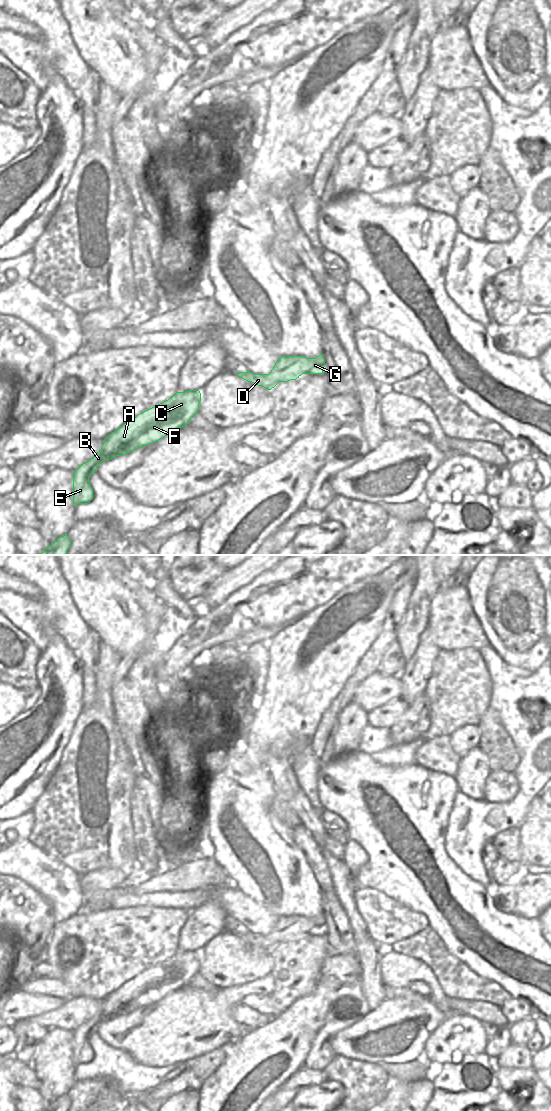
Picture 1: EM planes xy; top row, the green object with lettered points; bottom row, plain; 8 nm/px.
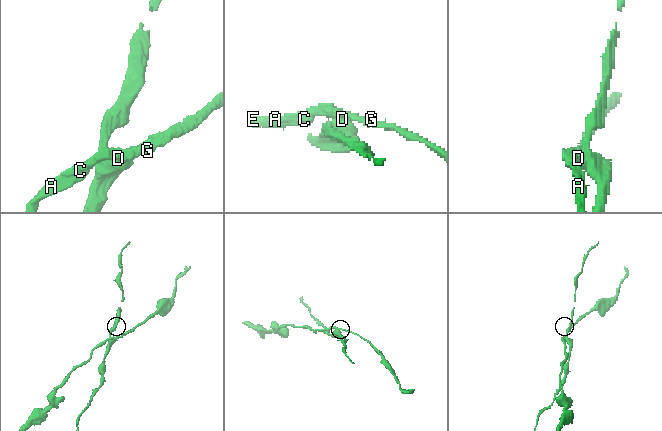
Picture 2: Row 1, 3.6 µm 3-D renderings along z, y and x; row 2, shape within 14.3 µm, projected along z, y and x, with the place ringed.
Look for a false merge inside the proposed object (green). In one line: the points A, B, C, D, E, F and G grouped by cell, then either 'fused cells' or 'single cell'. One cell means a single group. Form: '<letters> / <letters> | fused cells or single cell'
A B C E F G / D | fused cells

